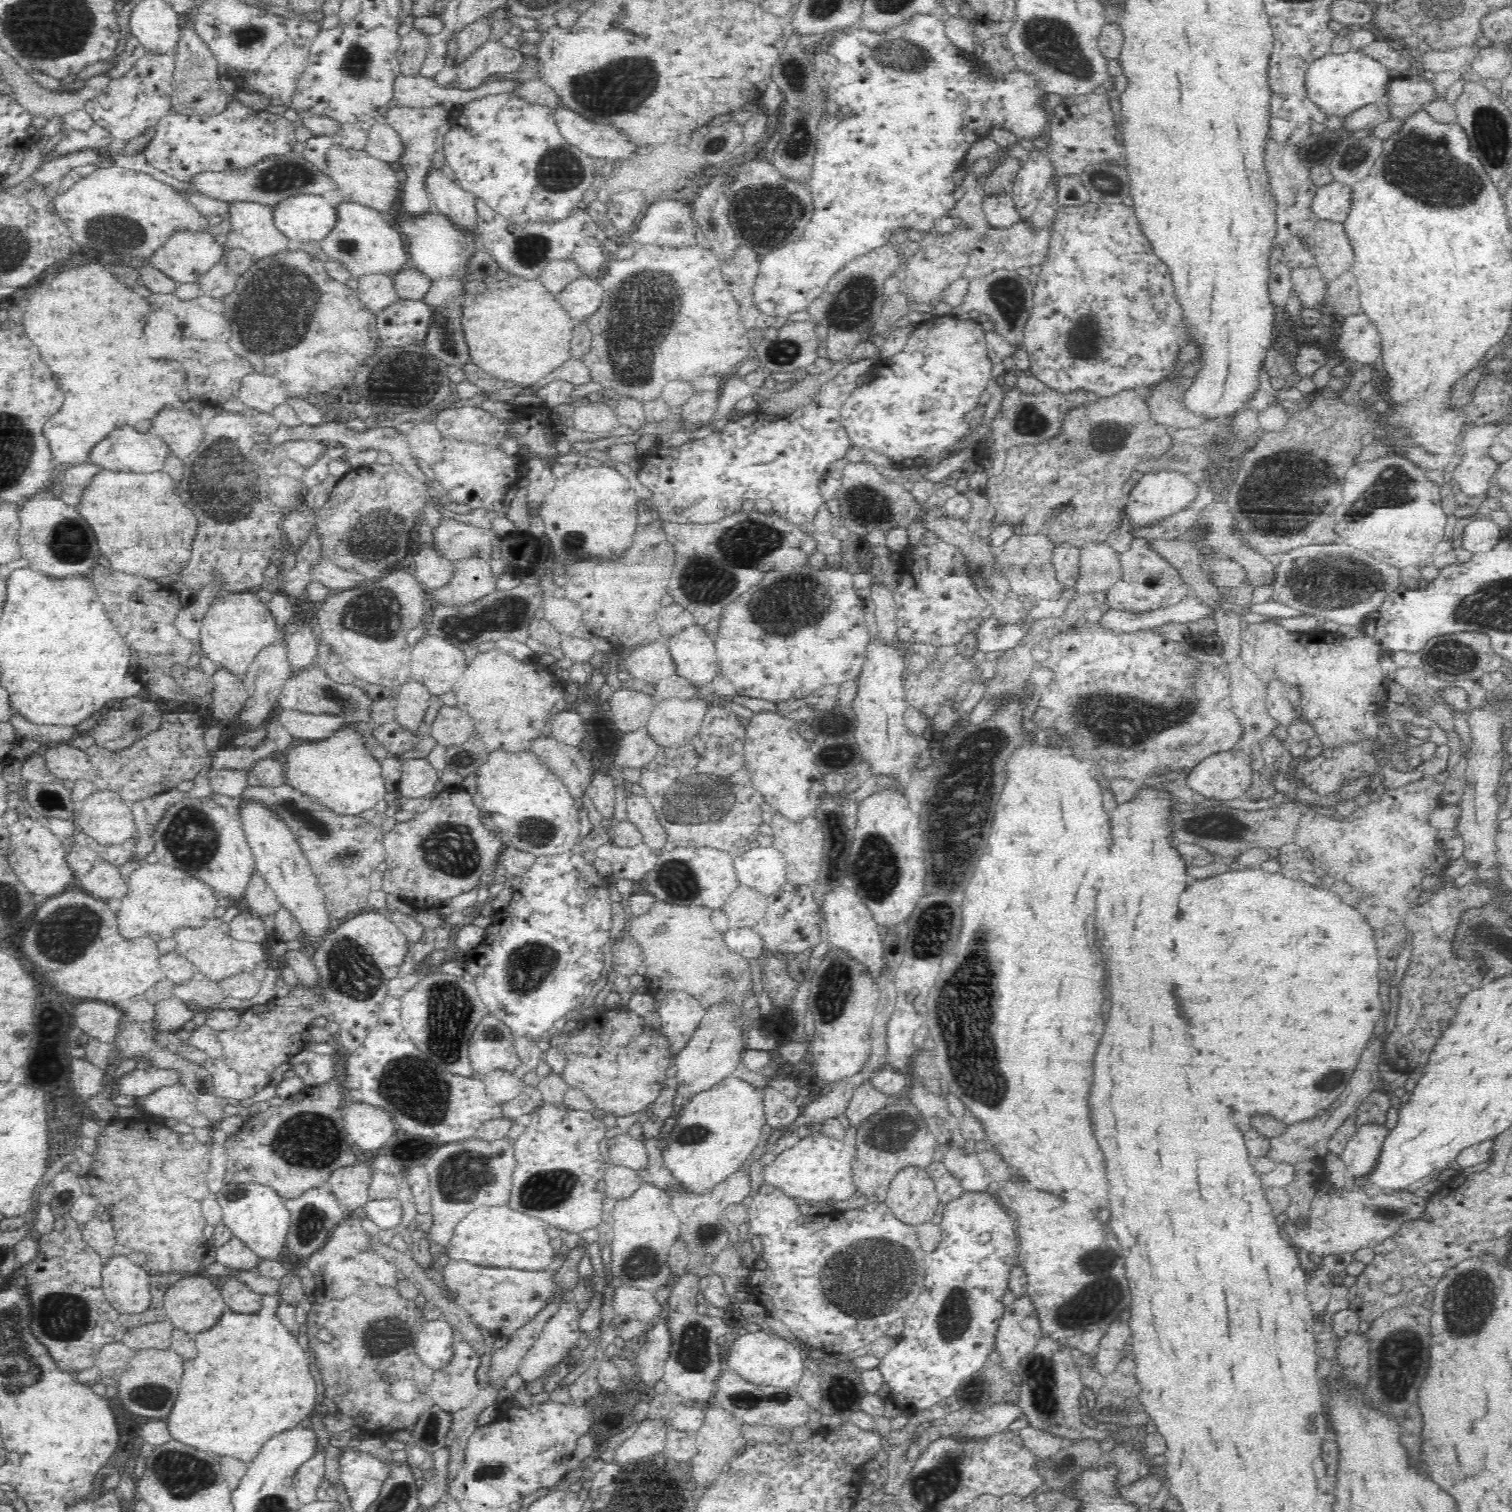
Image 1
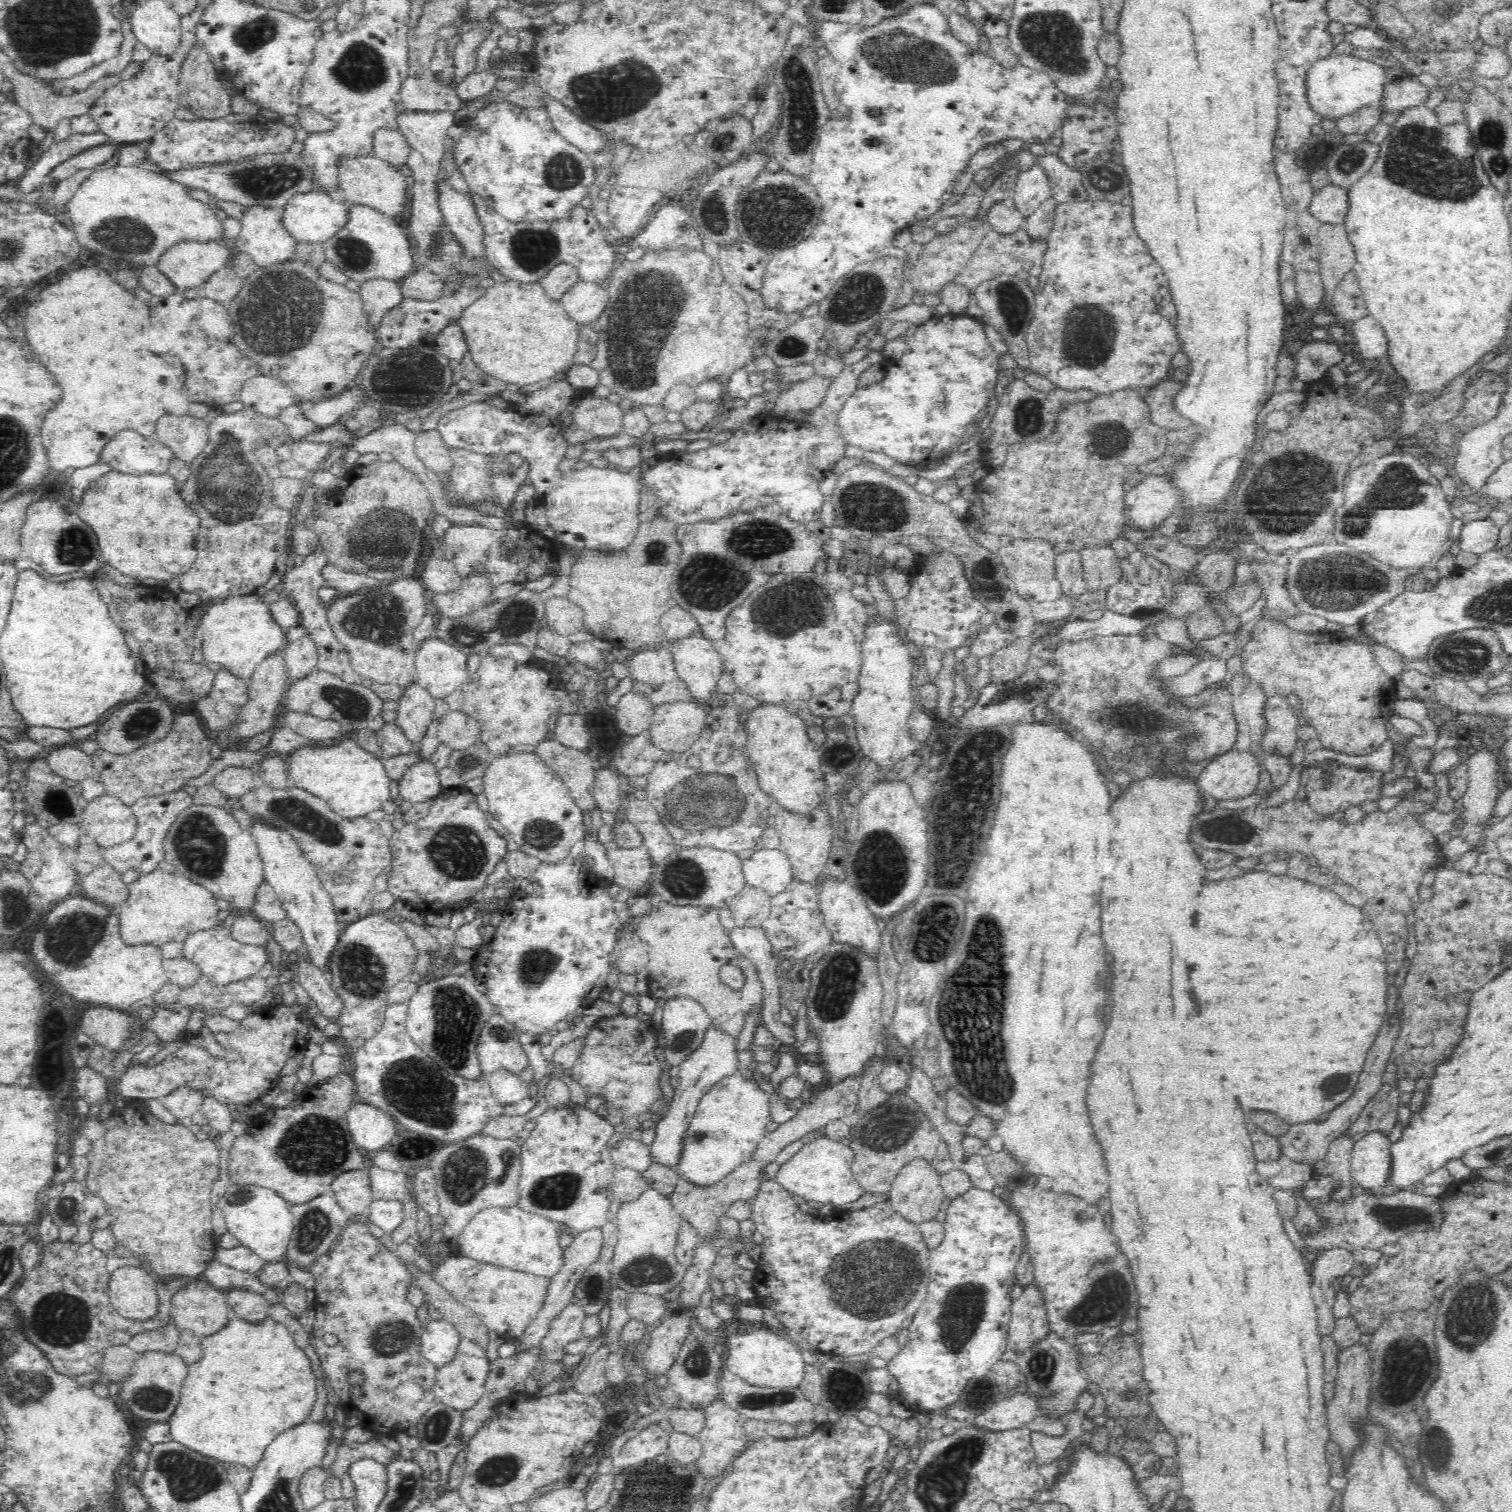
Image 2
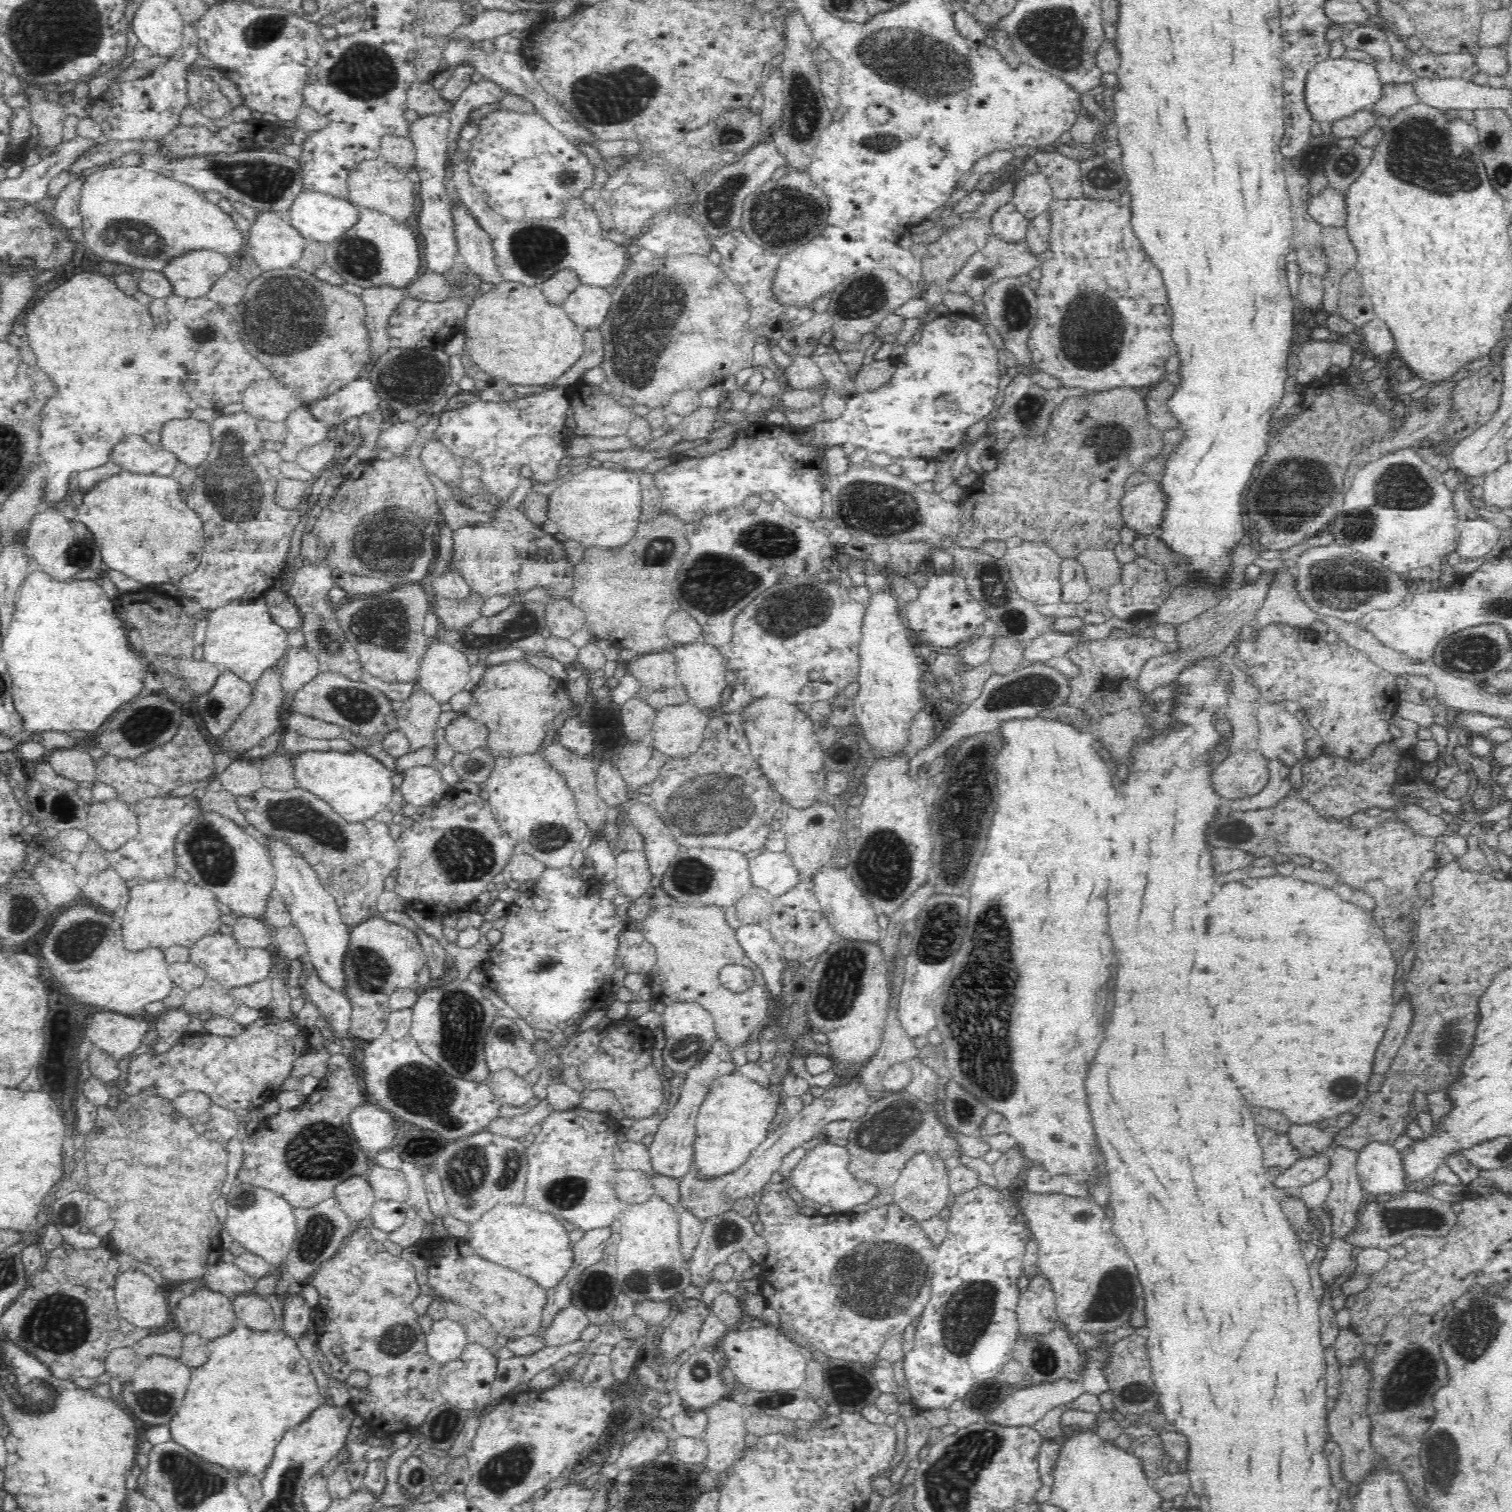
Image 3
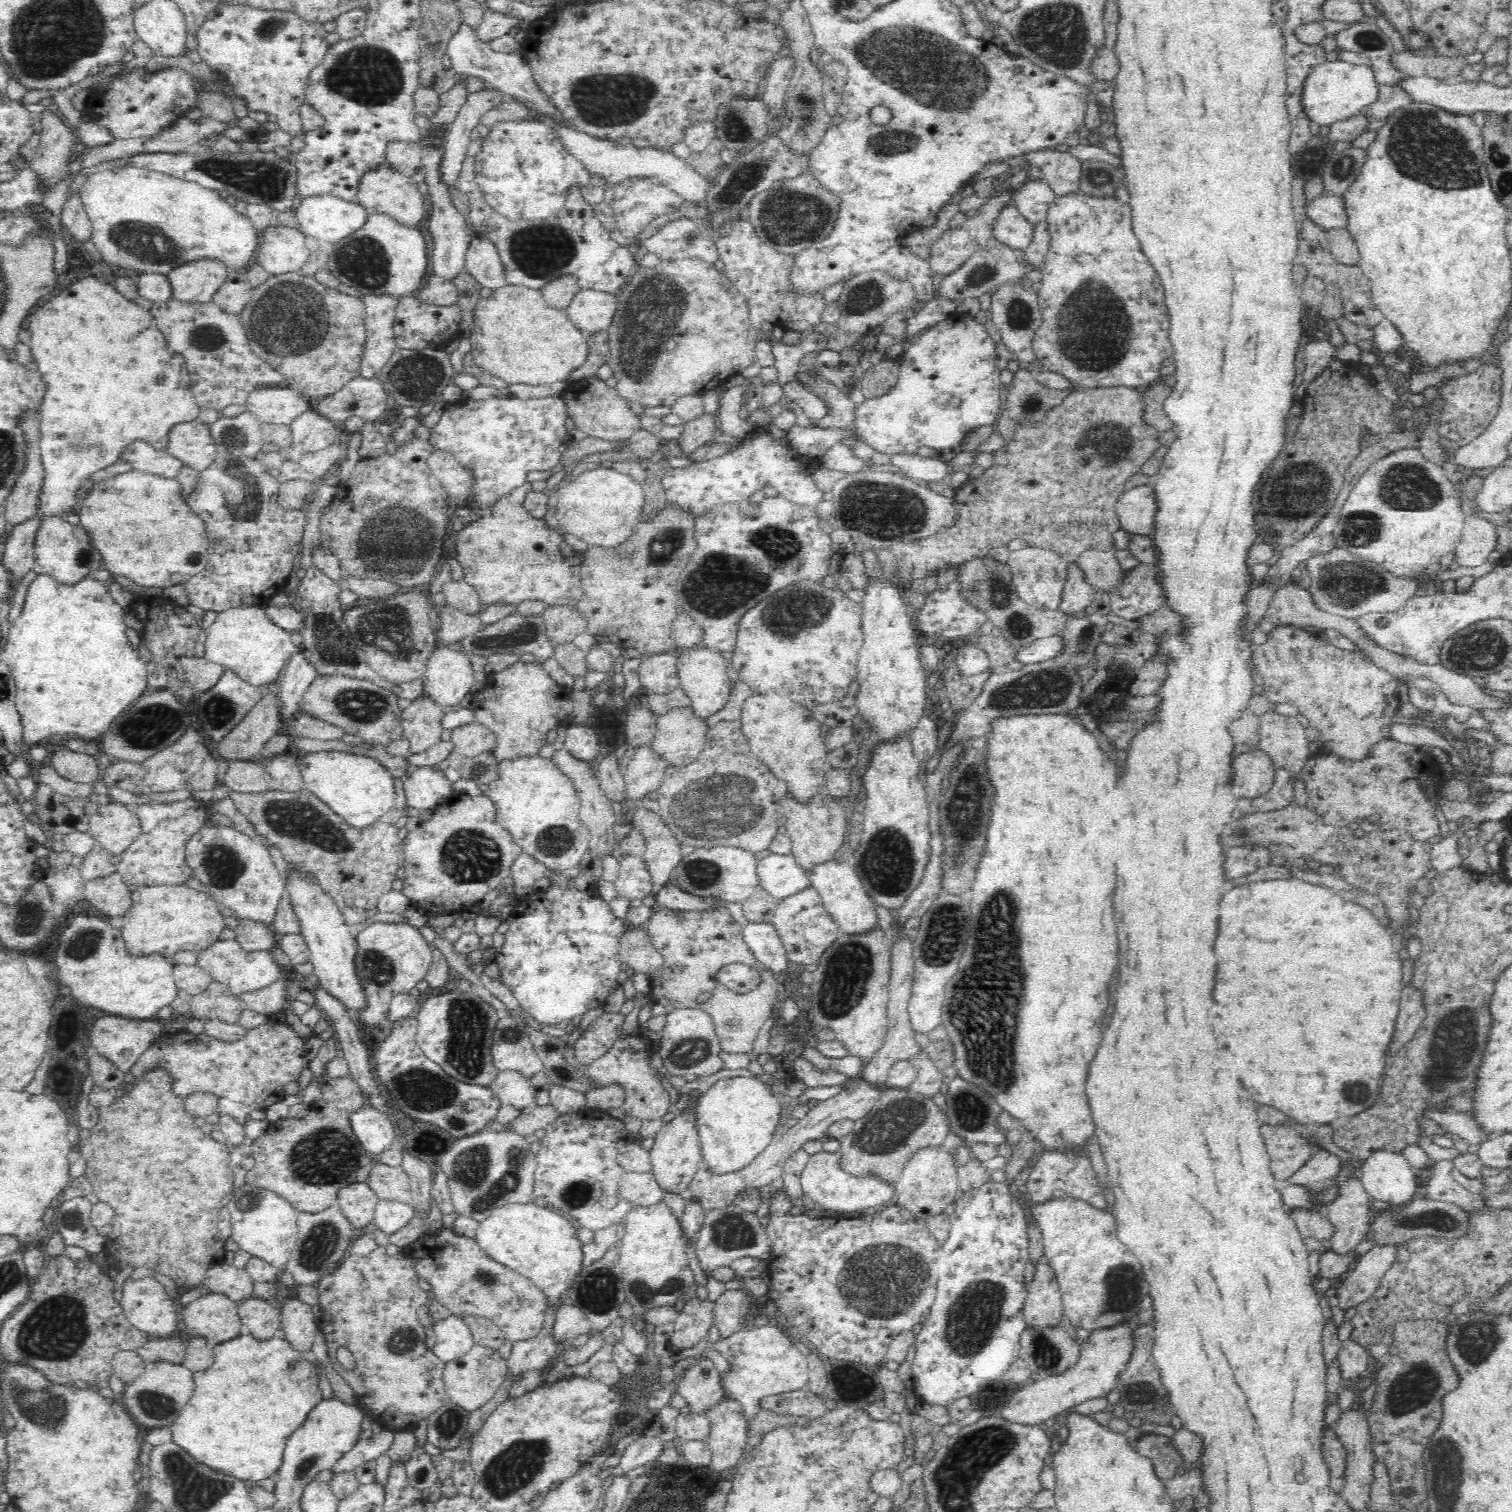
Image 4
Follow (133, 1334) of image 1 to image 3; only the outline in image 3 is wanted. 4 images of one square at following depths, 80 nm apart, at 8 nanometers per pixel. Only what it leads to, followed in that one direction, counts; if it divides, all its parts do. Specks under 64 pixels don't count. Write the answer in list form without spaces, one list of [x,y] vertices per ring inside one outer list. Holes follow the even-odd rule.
[[[178,1328],[168,1332],[156,1331],[140,1338],[131,1348],[139,1356],[164,1354],[176,1358],[181,1353],[183,1335]]]

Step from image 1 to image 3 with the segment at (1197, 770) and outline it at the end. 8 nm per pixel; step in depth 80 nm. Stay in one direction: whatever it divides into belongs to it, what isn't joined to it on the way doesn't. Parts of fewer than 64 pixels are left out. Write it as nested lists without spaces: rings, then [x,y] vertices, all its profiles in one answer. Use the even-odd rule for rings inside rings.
[[[1257,751],[1230,753],[1210,772],[1210,786],[1222,800],[1252,797],[1267,783],[1267,759]]]

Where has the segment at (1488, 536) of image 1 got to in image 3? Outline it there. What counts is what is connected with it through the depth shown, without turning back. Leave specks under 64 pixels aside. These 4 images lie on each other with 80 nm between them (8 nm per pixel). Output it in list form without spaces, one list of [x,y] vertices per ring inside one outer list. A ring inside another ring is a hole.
[[[1478,518],[1460,522],[1457,552],[1464,560],[1483,559],[1488,556],[1500,538],[1501,529],[1490,521]]]

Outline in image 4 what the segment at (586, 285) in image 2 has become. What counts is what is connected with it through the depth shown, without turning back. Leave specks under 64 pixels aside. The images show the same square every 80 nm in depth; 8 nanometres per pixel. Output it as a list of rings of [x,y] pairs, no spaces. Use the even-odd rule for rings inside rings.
[[[581,288],[568,304],[568,316],[580,330],[588,330],[590,334],[607,331],[616,312],[616,294]]]

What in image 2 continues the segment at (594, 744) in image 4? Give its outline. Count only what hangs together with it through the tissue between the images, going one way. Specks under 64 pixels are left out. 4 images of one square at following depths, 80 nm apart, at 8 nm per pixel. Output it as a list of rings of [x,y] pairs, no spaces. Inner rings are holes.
[[[557,714],[554,724],[554,739],[566,747],[585,750],[591,740],[584,714]]]

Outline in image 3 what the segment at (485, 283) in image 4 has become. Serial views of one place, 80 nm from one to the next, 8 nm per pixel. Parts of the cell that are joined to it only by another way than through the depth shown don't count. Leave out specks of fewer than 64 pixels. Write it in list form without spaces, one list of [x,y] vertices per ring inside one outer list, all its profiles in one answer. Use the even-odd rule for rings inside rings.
[[[452,202],[453,235],[458,245],[459,258],[462,258],[474,274],[490,283],[500,283],[502,276],[494,264],[494,249],[490,238],[480,227],[467,202]]]

